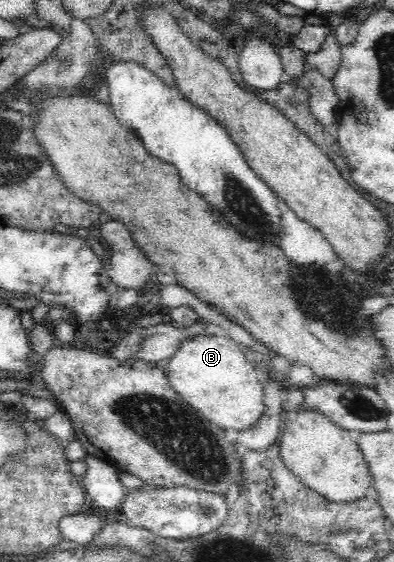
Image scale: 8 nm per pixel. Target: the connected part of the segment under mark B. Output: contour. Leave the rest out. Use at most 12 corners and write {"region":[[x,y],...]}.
{"region":[[222,333],[176,344],[165,375],[221,429],[248,430],[264,389]]}

